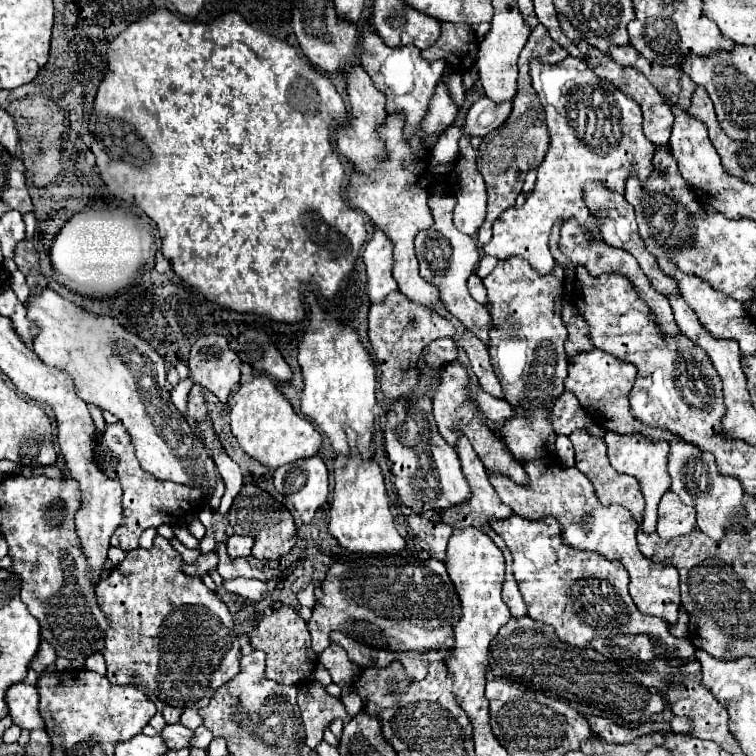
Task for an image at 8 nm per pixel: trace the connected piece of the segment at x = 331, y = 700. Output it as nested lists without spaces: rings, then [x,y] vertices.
[[[302,683],[298,691],[298,707],[306,731],[306,745],[312,751],[316,751],[316,745],[320,743],[320,737],[332,719],[350,719],[342,701],[328,695],[320,683]]]

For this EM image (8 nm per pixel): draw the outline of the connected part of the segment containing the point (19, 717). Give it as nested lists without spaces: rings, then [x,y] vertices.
[[[16,683],[6,693],[6,705],[10,709],[12,721],[20,729],[44,729],[44,721],[38,713],[38,691],[34,685]]]

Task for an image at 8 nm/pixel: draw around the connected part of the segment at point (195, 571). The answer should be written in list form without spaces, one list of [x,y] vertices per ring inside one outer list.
[[[216,553],[200,555],[192,565],[186,565],[186,563],[182,565],[182,569],[184,569],[188,575],[198,575],[198,577],[210,573],[210,571],[216,569],[216,567],[218,567],[218,555],[216,555]]]

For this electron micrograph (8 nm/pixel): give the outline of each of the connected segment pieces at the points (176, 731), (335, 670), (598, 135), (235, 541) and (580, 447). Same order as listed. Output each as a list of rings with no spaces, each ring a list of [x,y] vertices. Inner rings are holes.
[[[176,723],[176,725],[166,725],[160,735],[164,737],[168,749],[186,749],[190,747],[190,739],[194,737],[194,731]]]
[[[330,643],[330,647],[320,655],[320,663],[330,671],[334,683],[340,687],[352,685],[354,677],[360,673],[360,666],[351,662],[340,645]]]
[[[566,57],[556,65],[544,65],[540,61],[532,61],[530,77],[532,77],[532,87],[536,89],[540,103],[544,105],[544,111],[546,111],[546,125],[550,131],[550,149],[538,167],[538,181],[534,191],[526,197],[526,203],[522,207],[512,207],[498,217],[498,221],[492,227],[492,233],[494,233],[492,241],[482,249],[486,255],[492,255],[496,259],[506,259],[512,255],[524,257],[530,263],[530,267],[534,267],[540,275],[546,275],[556,265],[550,251],[550,233],[554,223],[576,219],[586,229],[588,235],[592,235],[594,239],[600,239],[602,217],[594,217],[586,207],[584,185],[592,181],[592,183],[602,183],[612,191],[626,191],[626,181],[630,175],[638,177],[640,181],[646,181],[646,177],[650,177],[654,169],[652,159],[656,149],[642,133],[642,113],[636,101],[630,101],[612,83],[600,81],[596,73],[588,69],[588,65],[582,59]]]
[[[232,535],[226,541],[226,547],[228,547],[228,555],[230,557],[250,557],[252,545],[254,545],[254,539],[244,537],[244,535]]]
[[[576,429],[570,435],[570,441],[576,449],[576,467],[592,481],[592,485],[596,489],[596,495],[598,495],[598,501],[602,501],[602,505],[612,505],[612,503],[624,505],[636,517],[636,521],[640,523],[642,513],[644,513],[644,497],[642,497],[640,485],[638,485],[638,479],[632,477],[632,475],[622,475],[610,465],[608,455],[606,455],[606,443],[602,439],[590,437],[584,429]]]

